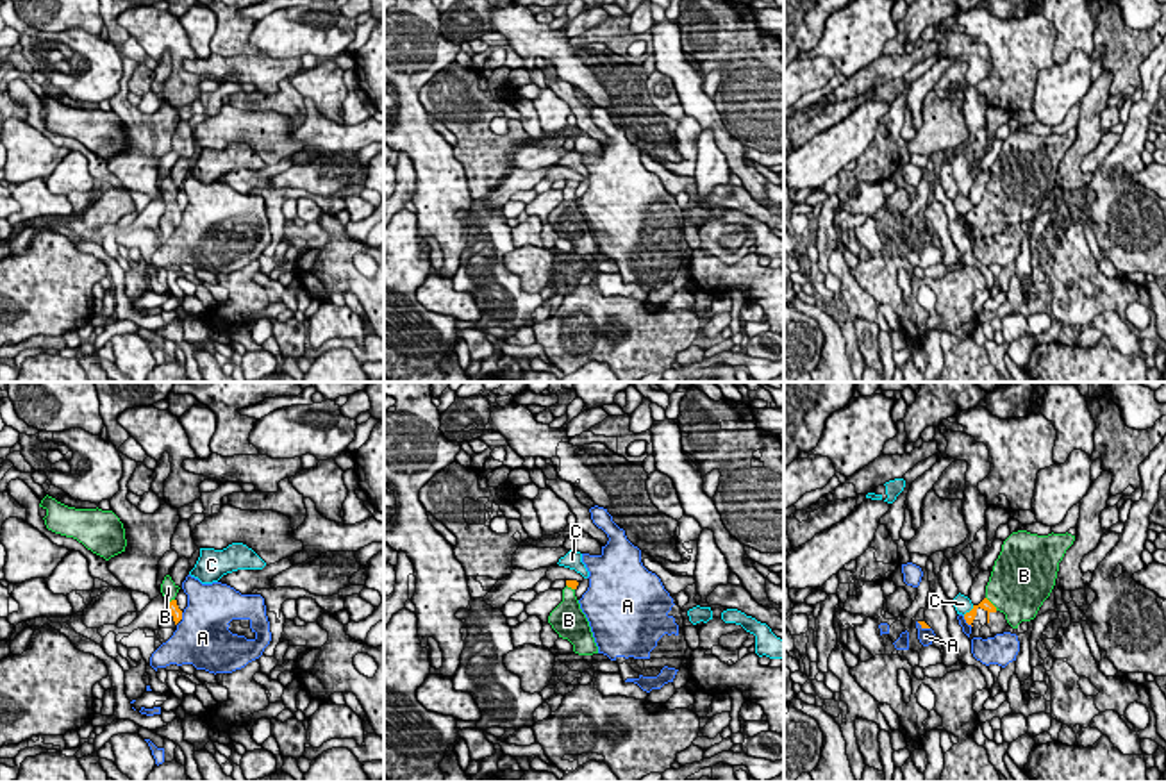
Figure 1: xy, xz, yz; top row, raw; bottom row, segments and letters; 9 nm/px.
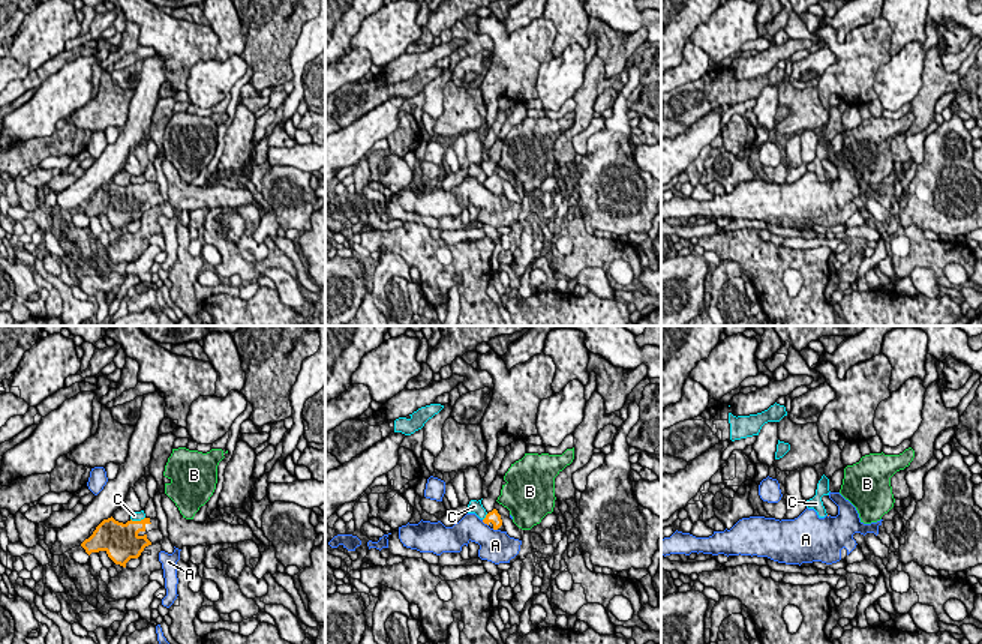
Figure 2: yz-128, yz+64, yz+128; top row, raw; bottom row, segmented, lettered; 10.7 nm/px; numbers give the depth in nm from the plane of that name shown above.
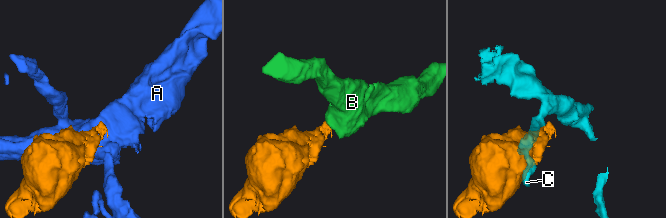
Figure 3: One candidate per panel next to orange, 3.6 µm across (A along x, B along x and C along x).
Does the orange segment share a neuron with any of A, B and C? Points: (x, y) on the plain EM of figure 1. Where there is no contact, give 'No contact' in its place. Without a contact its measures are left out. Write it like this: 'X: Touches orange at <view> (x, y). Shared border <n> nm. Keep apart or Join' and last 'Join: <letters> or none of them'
A: Touches orange at xy (181, 216). Shared border 70 nm. Keep apart
B: Touches orange at yz (991, 204). Shared border 160 nm. Join
C: Touches orange at yz (970, 211). Shared border 140 nm. Keep apart
Join: B

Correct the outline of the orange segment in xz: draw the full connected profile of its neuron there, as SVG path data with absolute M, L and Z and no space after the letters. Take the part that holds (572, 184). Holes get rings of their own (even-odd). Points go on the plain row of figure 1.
M566 180L562 202L550 212L548 223L559 237L568 239L573 245L575 254L593 255L598 254L598 246L595 243L589 221L575 196L577 186L577 180Z

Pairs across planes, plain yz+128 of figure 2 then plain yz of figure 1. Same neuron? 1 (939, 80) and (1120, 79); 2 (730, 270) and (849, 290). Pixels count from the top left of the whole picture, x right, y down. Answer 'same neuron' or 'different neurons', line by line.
1: different neurons
2: same neuron

